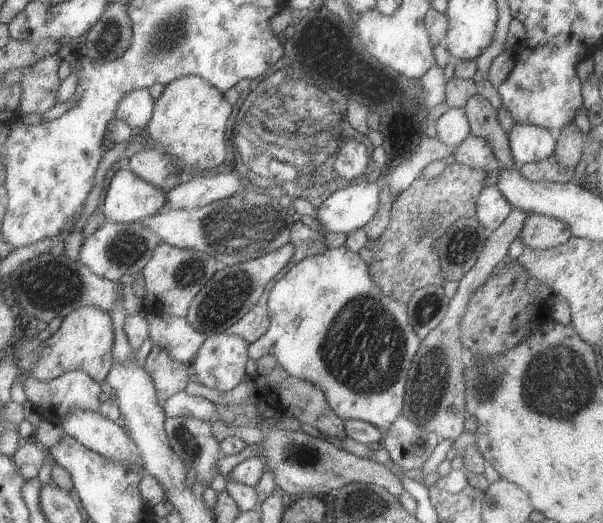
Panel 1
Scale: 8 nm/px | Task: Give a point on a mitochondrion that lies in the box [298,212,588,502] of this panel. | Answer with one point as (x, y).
(365, 347)

